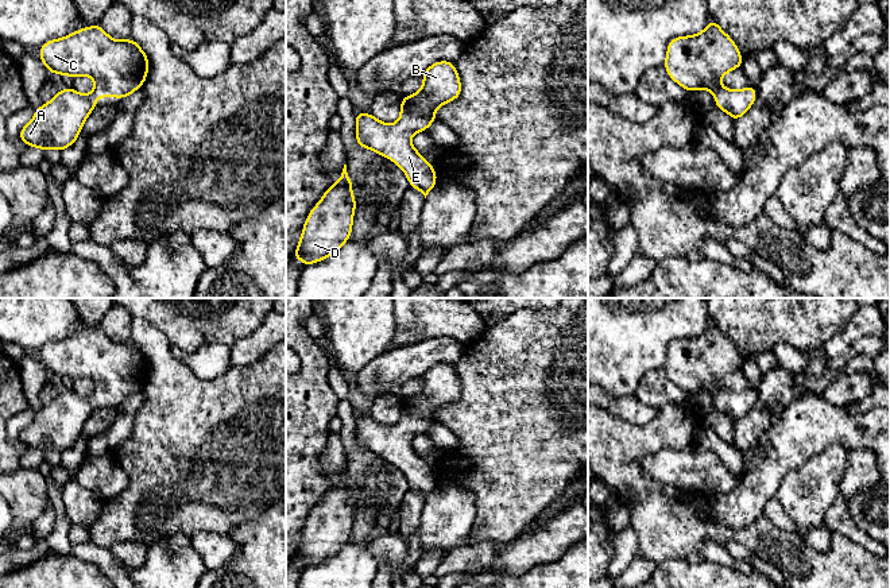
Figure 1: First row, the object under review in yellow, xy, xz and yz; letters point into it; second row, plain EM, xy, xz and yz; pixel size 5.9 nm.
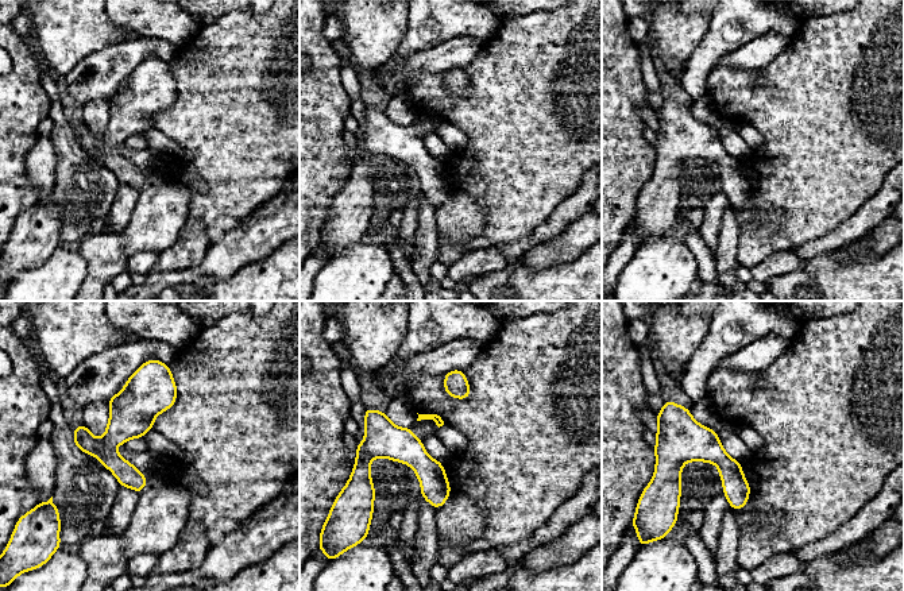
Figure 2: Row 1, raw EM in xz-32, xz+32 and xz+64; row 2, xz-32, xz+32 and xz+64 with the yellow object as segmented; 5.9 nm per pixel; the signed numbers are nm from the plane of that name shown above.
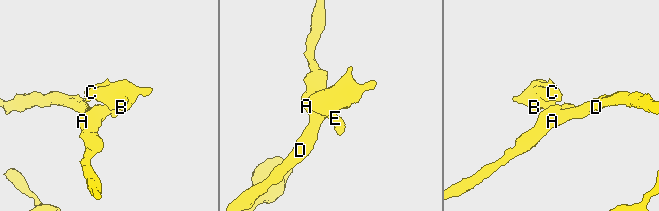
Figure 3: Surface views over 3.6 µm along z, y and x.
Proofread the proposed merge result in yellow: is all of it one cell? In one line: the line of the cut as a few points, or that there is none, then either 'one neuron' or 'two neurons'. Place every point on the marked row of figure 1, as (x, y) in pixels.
no cut; one neuron

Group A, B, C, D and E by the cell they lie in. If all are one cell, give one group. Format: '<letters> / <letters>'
A B C D E

